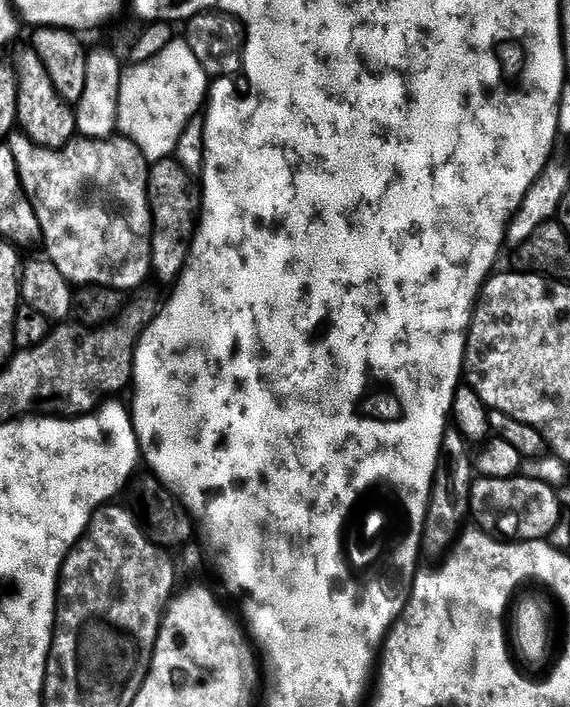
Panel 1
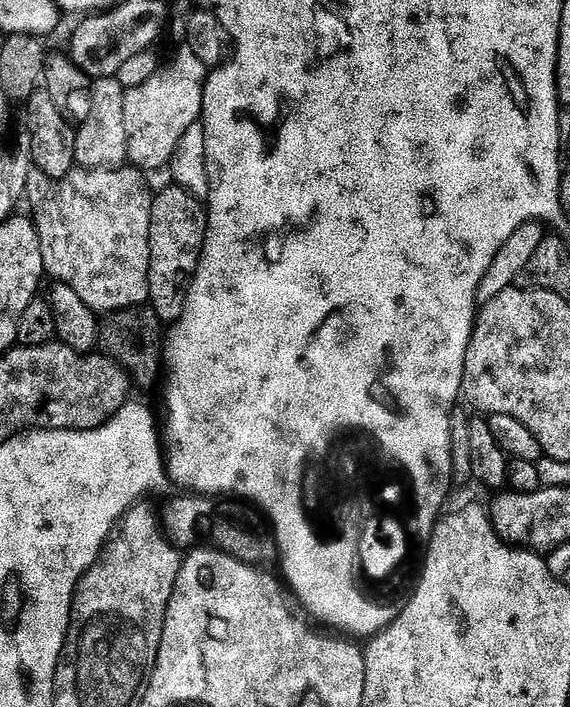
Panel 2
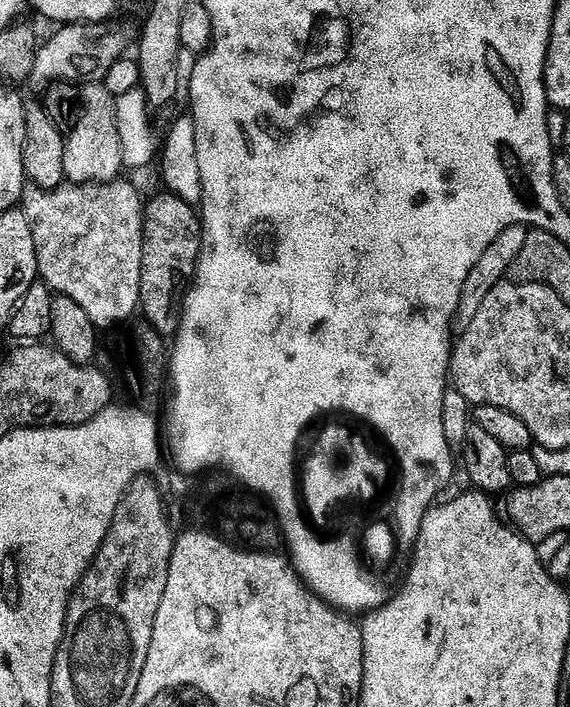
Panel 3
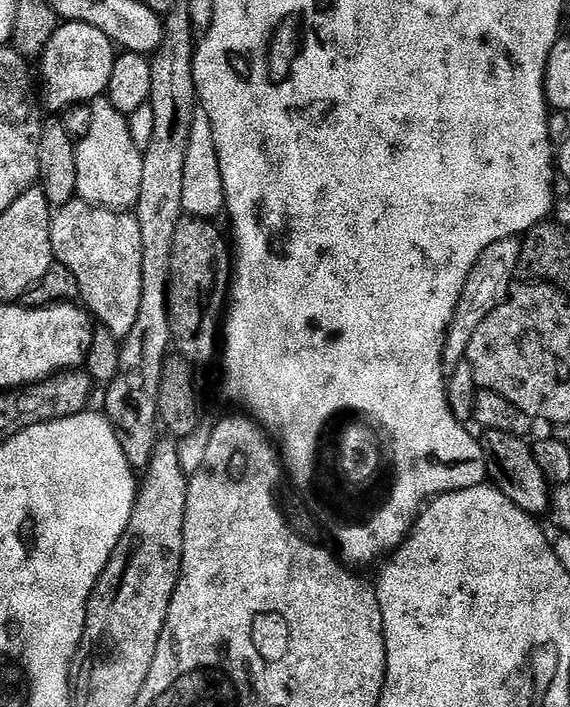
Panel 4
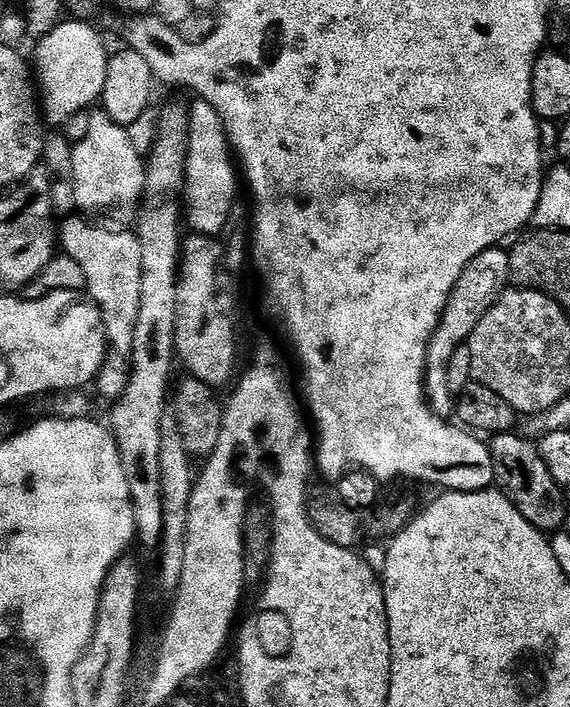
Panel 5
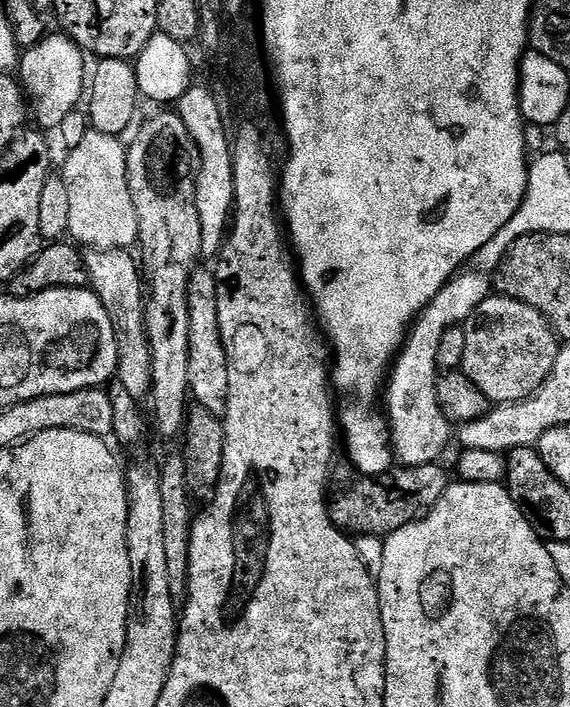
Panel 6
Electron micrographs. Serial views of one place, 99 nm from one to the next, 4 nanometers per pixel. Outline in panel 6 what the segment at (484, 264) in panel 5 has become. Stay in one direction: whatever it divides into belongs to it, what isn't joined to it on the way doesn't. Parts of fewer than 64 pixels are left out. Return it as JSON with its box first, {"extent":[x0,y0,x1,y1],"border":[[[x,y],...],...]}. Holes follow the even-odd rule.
{"extent":[386,268,494,468],"border":[[[476,268],[470,269],[469,272],[463,272],[461,271],[454,275],[451,280],[447,280],[442,286],[442,290],[438,290],[438,294],[434,294],[434,298],[426,305],[424,311],[416,317],[394,365],[391,367],[390,379],[386,384],[386,392],[388,388],[388,416],[386,412],[386,420],[390,425],[390,448],[395,459],[397,456],[400,459],[397,461],[409,468],[439,461],[440,455],[444,452],[444,447],[448,444],[448,427],[450,424],[445,419],[443,410],[440,409],[439,399],[436,397],[436,383],[440,368],[438,350],[441,346],[441,340],[446,334],[446,330],[467,322],[474,314],[474,310],[478,310],[478,306],[482,306],[484,299],[493,295],[494,292],[493,277],[491,280],[486,273],[479,272]]]}

